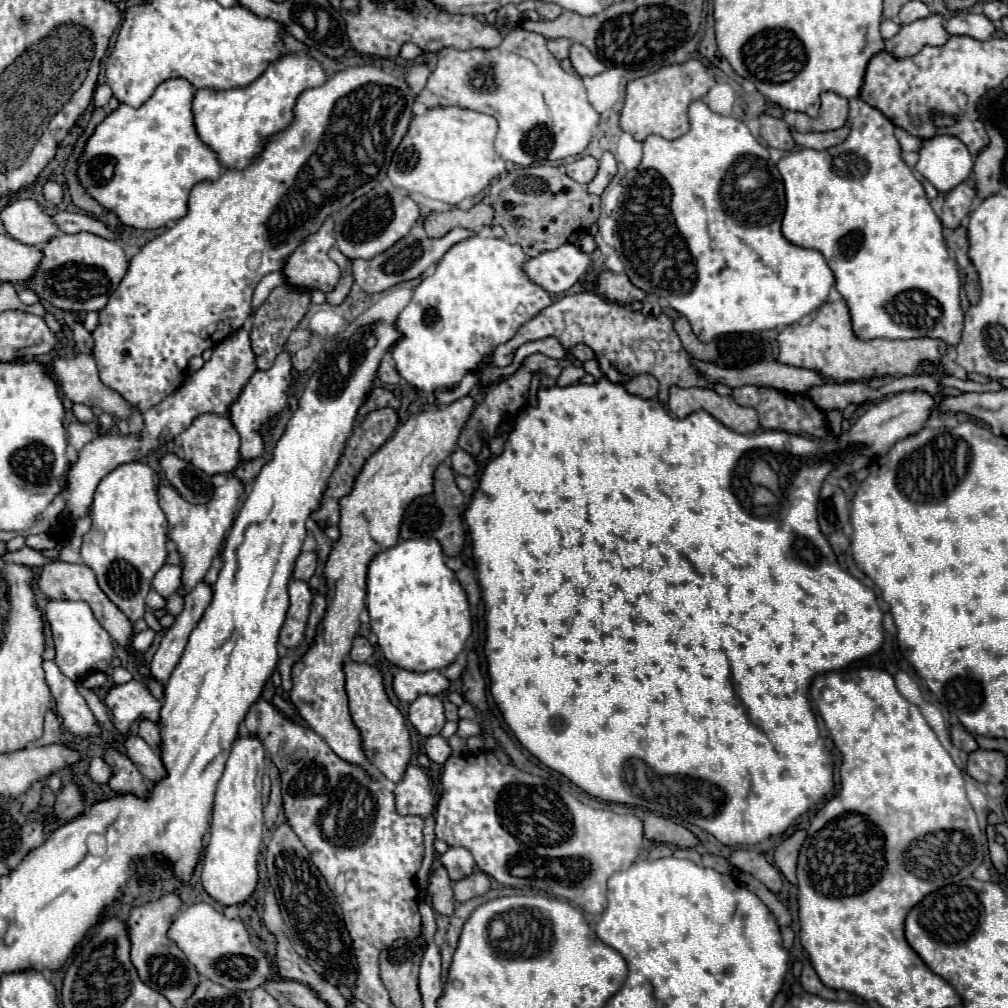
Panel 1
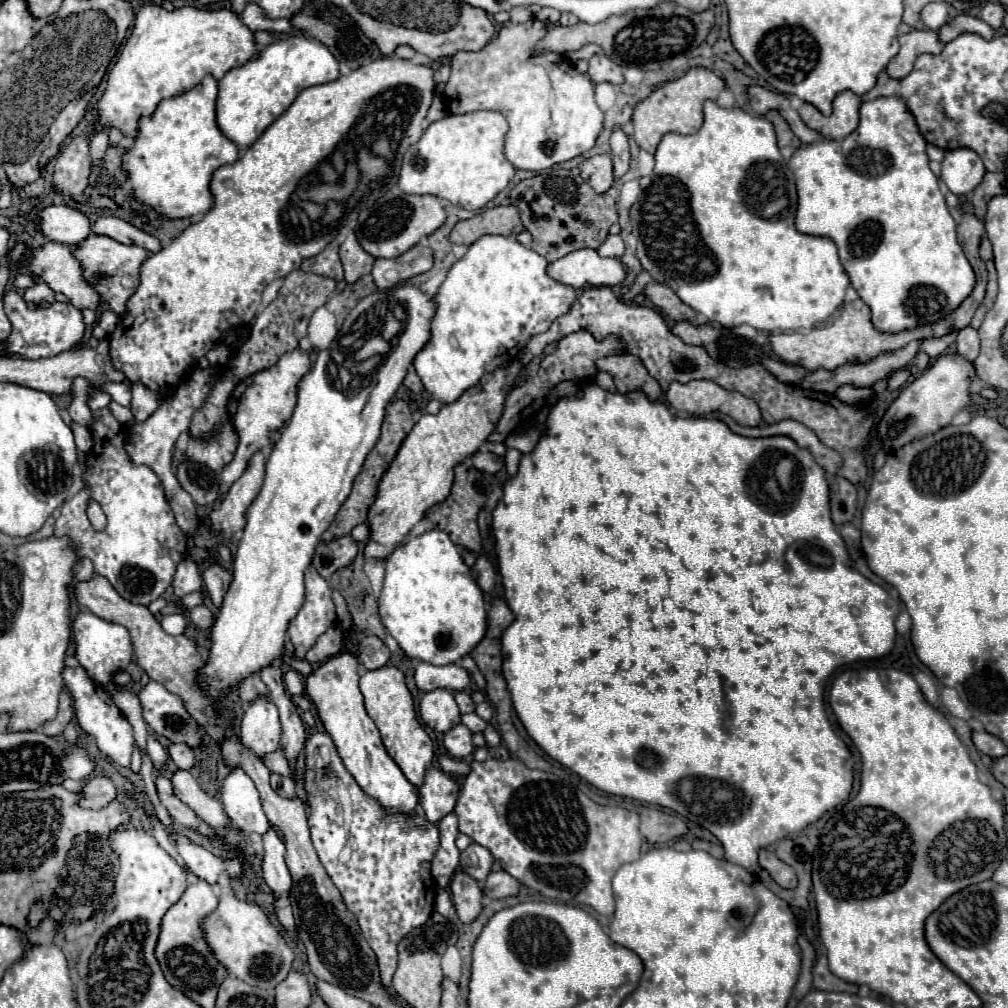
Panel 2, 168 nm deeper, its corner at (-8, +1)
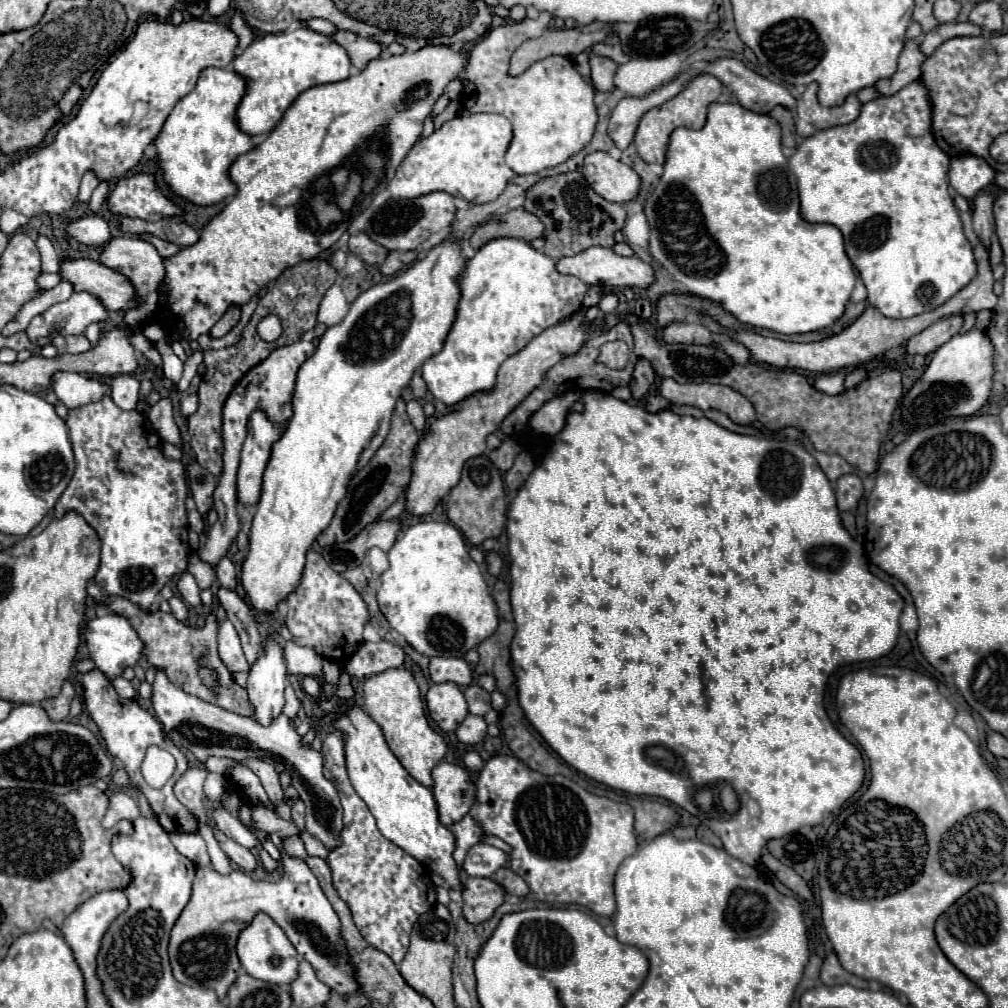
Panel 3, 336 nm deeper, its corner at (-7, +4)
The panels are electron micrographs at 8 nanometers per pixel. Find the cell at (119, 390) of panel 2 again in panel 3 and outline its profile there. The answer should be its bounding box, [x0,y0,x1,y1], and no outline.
[53,373,111,409]

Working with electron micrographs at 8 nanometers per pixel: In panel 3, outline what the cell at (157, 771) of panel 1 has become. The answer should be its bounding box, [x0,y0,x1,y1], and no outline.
[211,807,257,849]

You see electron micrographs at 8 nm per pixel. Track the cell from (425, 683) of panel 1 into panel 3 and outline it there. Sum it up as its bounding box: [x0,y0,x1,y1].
[429,657,473,687]

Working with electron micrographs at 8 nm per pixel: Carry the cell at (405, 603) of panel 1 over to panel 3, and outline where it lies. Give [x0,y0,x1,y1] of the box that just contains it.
[377,521,497,657]

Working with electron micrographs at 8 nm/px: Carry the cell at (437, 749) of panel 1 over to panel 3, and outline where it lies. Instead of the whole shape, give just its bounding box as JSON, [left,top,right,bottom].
[455,715,487,745]

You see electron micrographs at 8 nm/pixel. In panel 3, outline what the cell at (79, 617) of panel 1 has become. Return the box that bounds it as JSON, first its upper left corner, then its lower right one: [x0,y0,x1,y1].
[85,613,143,681]

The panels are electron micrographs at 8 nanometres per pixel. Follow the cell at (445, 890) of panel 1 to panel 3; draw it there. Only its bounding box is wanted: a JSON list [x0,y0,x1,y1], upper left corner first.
[463,877,505,923]

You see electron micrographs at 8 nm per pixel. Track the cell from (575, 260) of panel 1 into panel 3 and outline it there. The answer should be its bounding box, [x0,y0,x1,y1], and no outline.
[557,247,653,287]

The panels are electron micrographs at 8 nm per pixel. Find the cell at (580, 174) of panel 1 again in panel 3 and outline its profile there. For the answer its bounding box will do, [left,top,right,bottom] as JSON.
[581,151,639,203]

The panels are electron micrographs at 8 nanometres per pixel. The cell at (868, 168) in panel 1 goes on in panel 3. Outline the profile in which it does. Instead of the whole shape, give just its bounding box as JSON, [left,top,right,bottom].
[789,81,977,319]

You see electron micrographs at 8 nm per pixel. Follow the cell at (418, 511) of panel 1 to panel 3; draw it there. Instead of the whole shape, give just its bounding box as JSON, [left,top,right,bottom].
[447,457,505,545]

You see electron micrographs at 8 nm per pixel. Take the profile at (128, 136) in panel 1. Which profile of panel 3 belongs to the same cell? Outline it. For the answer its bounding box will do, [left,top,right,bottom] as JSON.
[153,67,253,207]

